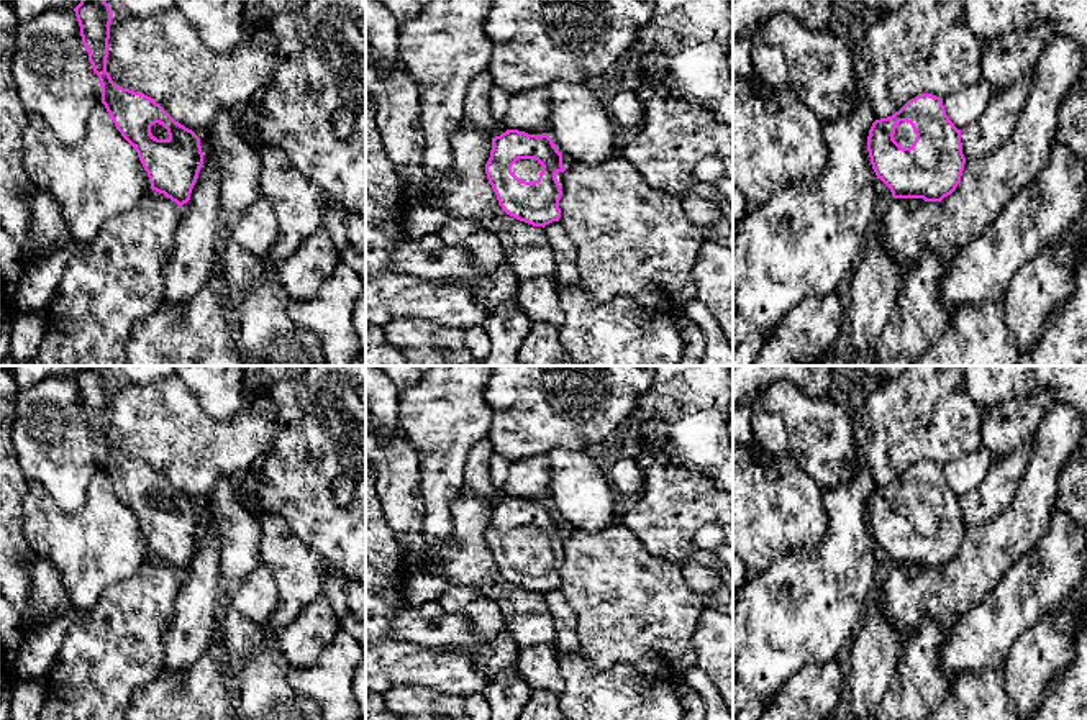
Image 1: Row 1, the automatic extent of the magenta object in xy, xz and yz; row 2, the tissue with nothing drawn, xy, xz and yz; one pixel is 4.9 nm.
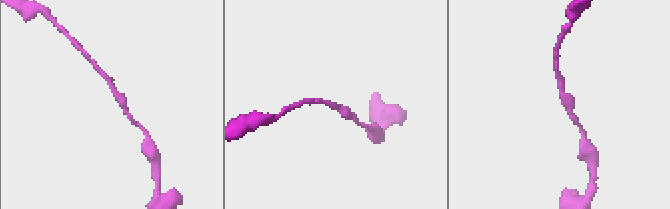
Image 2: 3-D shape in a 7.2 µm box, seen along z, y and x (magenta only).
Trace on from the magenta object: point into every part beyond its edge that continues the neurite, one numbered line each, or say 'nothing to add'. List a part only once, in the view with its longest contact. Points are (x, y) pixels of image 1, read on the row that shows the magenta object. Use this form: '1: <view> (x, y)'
1: xz (527, 169)

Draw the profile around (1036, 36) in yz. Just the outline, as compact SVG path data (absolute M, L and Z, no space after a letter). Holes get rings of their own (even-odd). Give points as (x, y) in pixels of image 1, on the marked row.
M1043 21L982 43L980 77L990 84L994 93L1003 92L1035 71L1044 44L1056 30L1053 21Z

